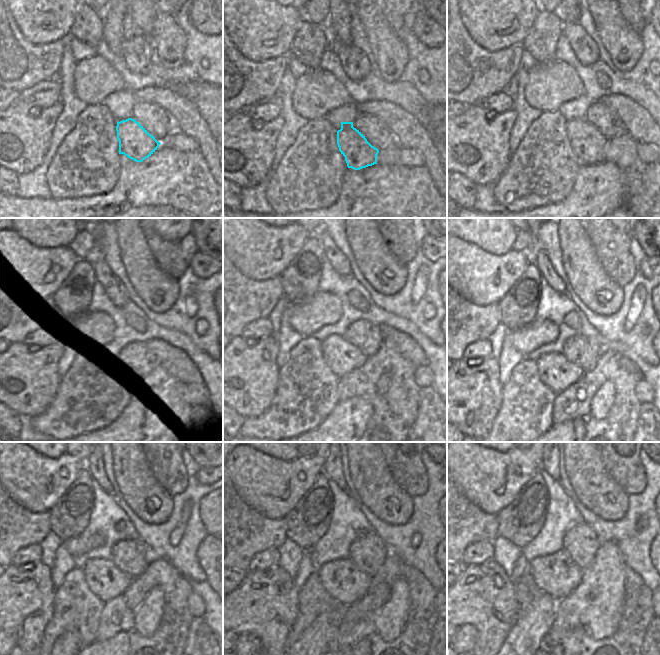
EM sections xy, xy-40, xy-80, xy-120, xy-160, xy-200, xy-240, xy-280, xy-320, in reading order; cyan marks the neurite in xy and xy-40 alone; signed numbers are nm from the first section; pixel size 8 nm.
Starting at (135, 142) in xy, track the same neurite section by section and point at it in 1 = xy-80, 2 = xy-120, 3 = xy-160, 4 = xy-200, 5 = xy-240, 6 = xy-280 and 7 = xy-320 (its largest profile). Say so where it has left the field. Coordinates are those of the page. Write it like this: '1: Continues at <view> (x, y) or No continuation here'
1: Continues at xy-80 (588, 144)
2: Continues at xy-120 (138, 364)
3: Continues at xy-160 (369, 352)
4: Continues at xy-200 (587, 352)
5: Continues at xy-240 (104, 579)
6: Continues at xy-280 (331, 574)
7: Continues at xy-320 (556, 574).

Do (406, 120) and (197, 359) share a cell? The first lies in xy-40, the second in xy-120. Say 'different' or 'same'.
different

